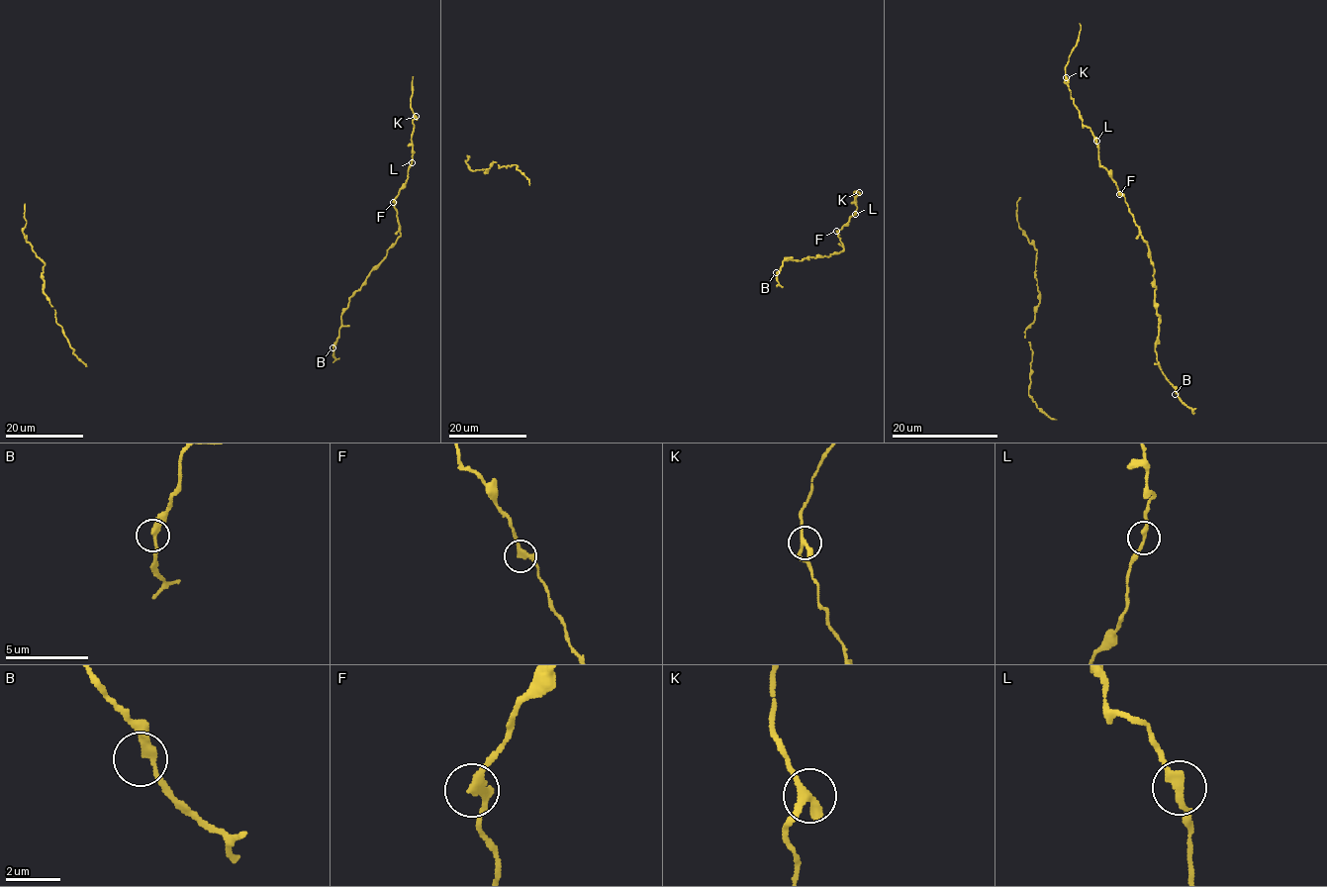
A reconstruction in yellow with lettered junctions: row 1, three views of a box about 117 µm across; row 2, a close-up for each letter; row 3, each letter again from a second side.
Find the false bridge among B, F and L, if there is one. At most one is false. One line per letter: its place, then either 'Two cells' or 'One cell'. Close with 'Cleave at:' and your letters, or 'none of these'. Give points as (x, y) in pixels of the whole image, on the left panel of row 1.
B: Place: (332, 347). One cell
F: Place: (393, 202). One cell
L: Place: (412, 162). One cell
Cleave at: none of these

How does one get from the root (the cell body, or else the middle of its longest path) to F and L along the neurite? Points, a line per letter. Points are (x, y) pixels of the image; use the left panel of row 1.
F: (332, 344), (338, 336), (341, 313), (349, 298), (400, 235), (393, 202)
L: (332, 344), (338, 336), (341, 313), (349, 298), (400, 235), (394, 205), (408, 178), (412, 161)

